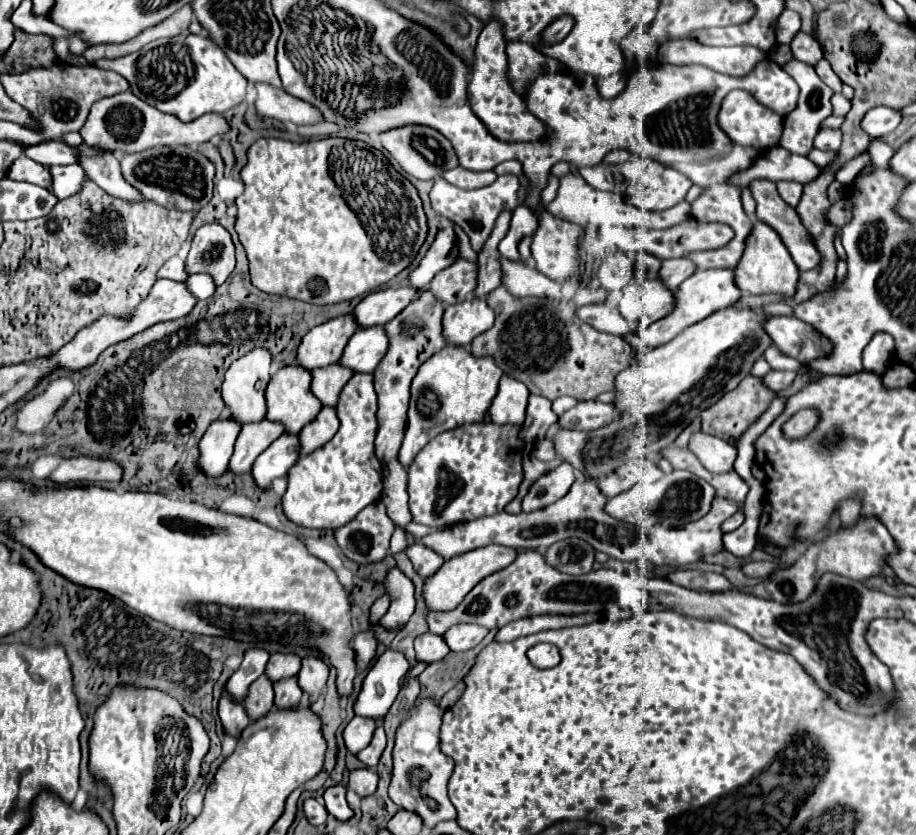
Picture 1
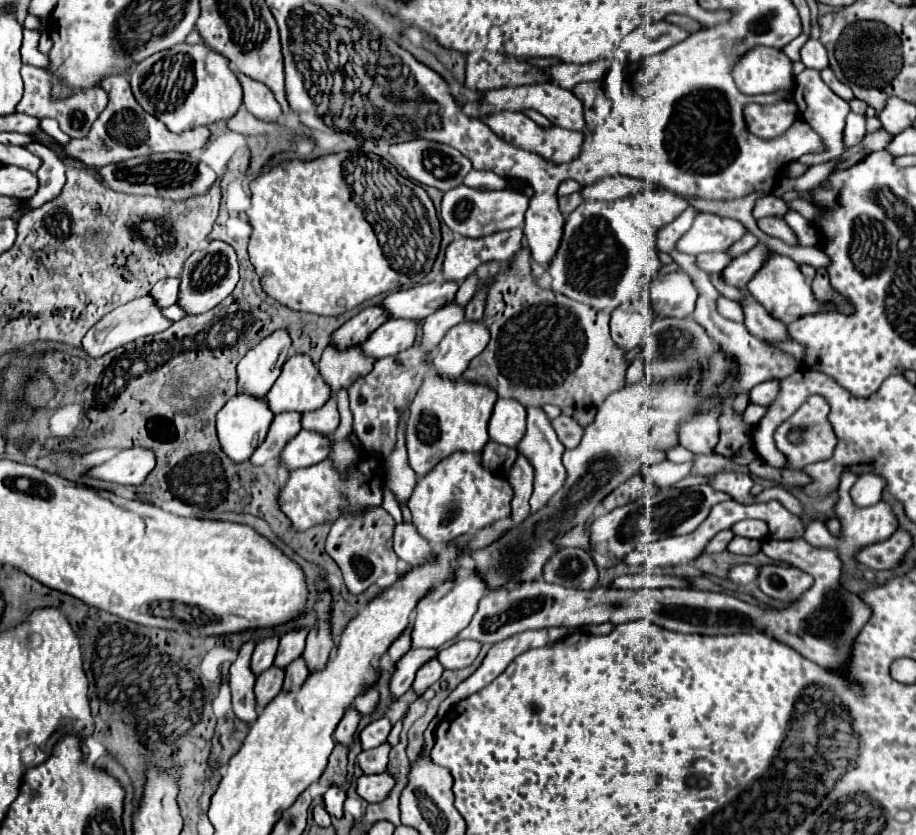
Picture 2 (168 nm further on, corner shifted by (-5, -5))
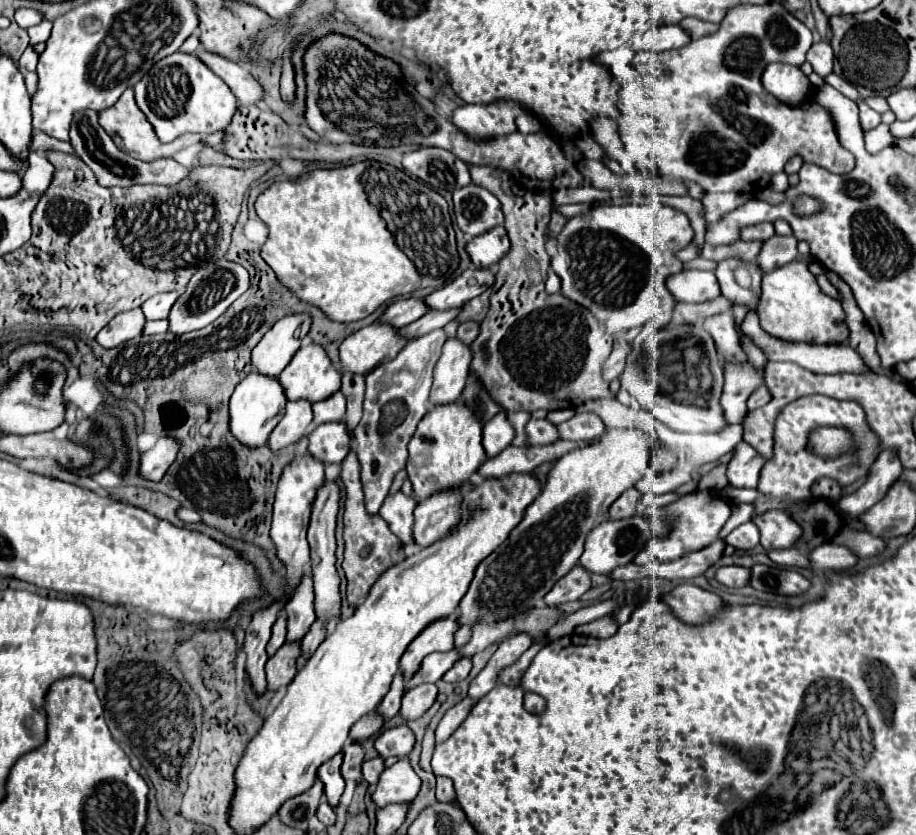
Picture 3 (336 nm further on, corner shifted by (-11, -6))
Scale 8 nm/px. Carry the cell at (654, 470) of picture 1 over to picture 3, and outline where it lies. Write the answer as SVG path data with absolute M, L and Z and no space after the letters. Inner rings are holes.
M636 488L626 490L612 506L610 506L610 520L620 520L620 518L630 518L636 514L636 506L640 502L642 494Z

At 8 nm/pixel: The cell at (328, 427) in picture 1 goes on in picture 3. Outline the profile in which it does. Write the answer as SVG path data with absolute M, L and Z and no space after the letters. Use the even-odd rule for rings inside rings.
M336 392L330 398L312 404L312 410L314 410L314 422L316 424L340 422L346 414L346 400L344 400L342 392Z

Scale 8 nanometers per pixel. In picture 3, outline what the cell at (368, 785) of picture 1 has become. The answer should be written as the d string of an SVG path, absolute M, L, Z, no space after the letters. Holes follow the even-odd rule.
M402 758L394 766L382 772L380 782L376 784L376 790L372 792L372 800L378 808L384 808L388 804L414 800L418 790L420 790L420 778L416 776L408 760Z

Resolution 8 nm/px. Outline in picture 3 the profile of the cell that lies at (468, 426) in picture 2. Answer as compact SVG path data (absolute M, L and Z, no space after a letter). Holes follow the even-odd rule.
M464 400L452 402L450 406L432 406L428 410L408 446L410 456L406 472L412 480L414 496L418 500L446 488L458 488L470 480L470 476L486 460L482 428L484 424L476 414L472 414L472 410L468 410L468 406L464 406Z

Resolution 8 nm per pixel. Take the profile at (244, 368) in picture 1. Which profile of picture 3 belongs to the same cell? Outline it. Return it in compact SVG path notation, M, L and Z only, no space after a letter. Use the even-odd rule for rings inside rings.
M292 314L278 320L252 350L252 370L278 378L310 330L308 314Z

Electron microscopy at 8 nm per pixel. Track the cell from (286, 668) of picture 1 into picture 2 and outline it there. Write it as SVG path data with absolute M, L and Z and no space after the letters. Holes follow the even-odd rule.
M300 627L300 629L294 629L294 631L284 633L280 637L280 647L278 647L274 665L286 667L290 661L294 661L294 657L300 657L302 651L304 651L306 635L308 635L308 629L306 627Z

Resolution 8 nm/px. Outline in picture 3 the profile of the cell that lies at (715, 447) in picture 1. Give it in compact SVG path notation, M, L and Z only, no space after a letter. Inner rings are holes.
M668 324L660 328L648 344L640 344L638 336L620 382L644 410L652 412L668 428L682 432L680 434L693 434L695 441L715 440L715 434L711 433L722 434L728 427L720 410L722 368L718 352L702 324Z

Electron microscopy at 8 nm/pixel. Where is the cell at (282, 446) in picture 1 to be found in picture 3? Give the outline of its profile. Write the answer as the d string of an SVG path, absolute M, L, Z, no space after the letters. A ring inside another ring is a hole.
M344 422L320 424L308 436L308 452L320 462L336 462L340 464L350 450L350 436L346 434Z

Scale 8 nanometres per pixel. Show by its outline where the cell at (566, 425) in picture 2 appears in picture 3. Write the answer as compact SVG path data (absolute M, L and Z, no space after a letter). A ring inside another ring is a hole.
M530 420L526 426L526 432L528 432L528 440L532 442L532 446L552 444L560 440L560 432L550 420Z

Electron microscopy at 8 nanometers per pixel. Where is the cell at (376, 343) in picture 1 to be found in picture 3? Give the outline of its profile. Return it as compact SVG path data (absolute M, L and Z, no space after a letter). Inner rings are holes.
M444 310L444 312L430 312L430 314L424 314L422 318L418 318L416 322L404 326L398 330L398 336L404 338L404 340L416 340L436 328L444 328L452 318L456 318L460 314L460 310Z

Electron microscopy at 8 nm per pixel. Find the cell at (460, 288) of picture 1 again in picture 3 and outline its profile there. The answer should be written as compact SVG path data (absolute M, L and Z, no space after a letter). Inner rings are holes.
M432 330L428 334L424 334L418 340L408 342L394 360L384 362L380 366L376 366L374 372L370 372L366 376L366 394L364 394L364 416L360 420L360 424L356 426L356 450L358 450L358 460L362 466L362 484L364 484L364 496L366 496L366 510L370 514L376 514L384 502L384 498L388 496L390 484L394 480L394 474L398 470L402 470L406 466L406 458L408 458L408 442L418 426L418 422L424 418L424 414L428 412L428 394L432 388L432 370L442 354L442 346L448 340L446 332L440 330Z

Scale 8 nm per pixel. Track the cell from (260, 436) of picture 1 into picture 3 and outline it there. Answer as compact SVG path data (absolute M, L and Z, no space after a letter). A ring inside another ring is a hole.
M306 400L288 402L286 414L280 420L280 424L272 430L268 446L278 452L278 450L298 442L306 434L306 428L310 422L312 422L312 406Z

